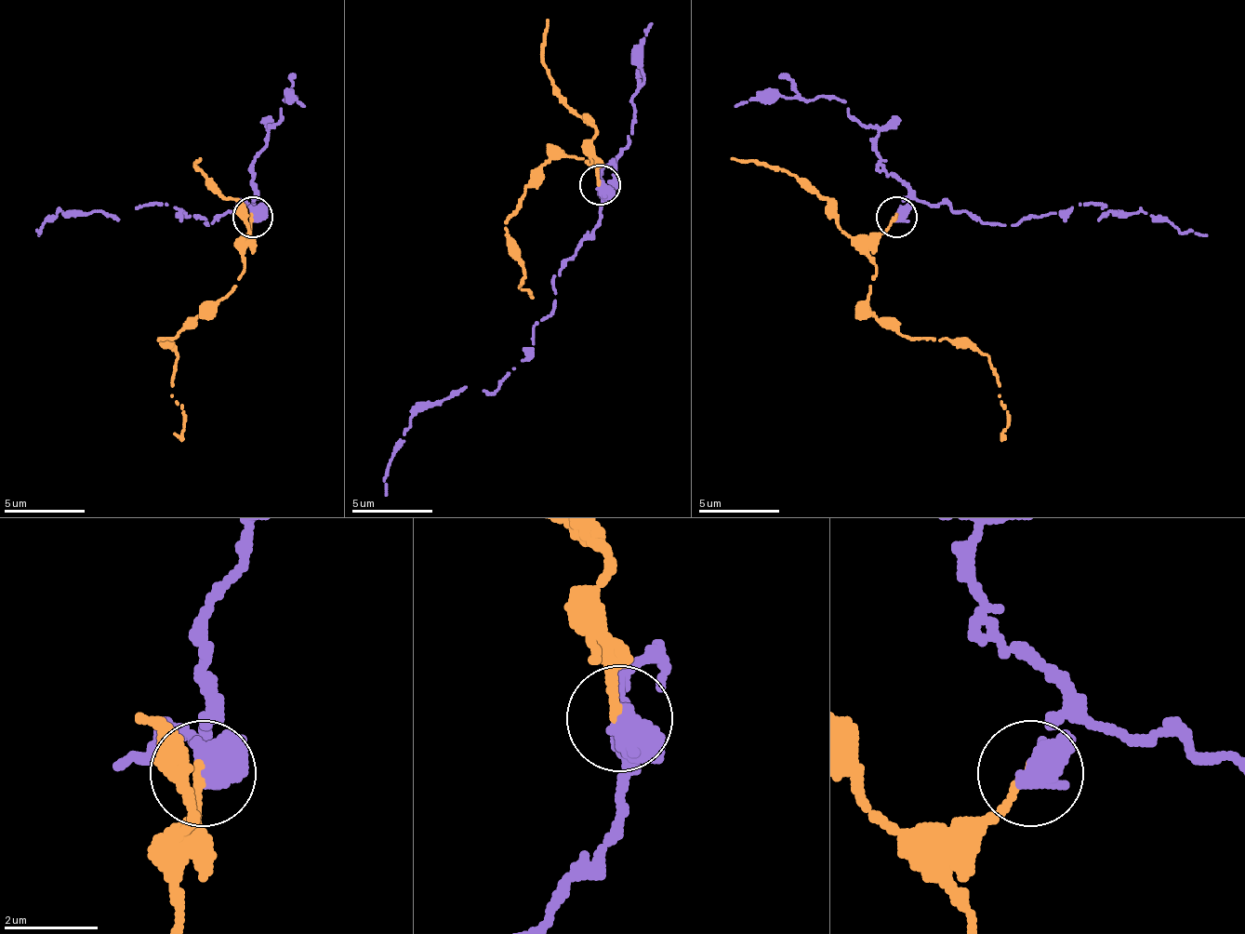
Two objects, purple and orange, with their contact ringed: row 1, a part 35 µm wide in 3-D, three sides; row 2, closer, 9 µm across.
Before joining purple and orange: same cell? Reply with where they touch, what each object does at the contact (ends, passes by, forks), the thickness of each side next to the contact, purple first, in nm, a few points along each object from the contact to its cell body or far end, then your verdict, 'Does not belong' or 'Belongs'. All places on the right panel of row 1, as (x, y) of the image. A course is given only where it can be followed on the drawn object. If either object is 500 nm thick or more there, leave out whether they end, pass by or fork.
Place: (896, 217). At the ring purple passes by. At the ring orange ends. Thickness 400 nm (purple) against 240 nm. Course of purple: (897, 218), (918, 198), (990, 226), (1103, 206), (1099, 218), (1144, 210), (1208, 234). Course of orange: (897, 218), (869, 254), (877, 271), (869, 307), (901, 335), (958, 339), (990, 359), (1006, 416), (1002, 432). Does not belong

